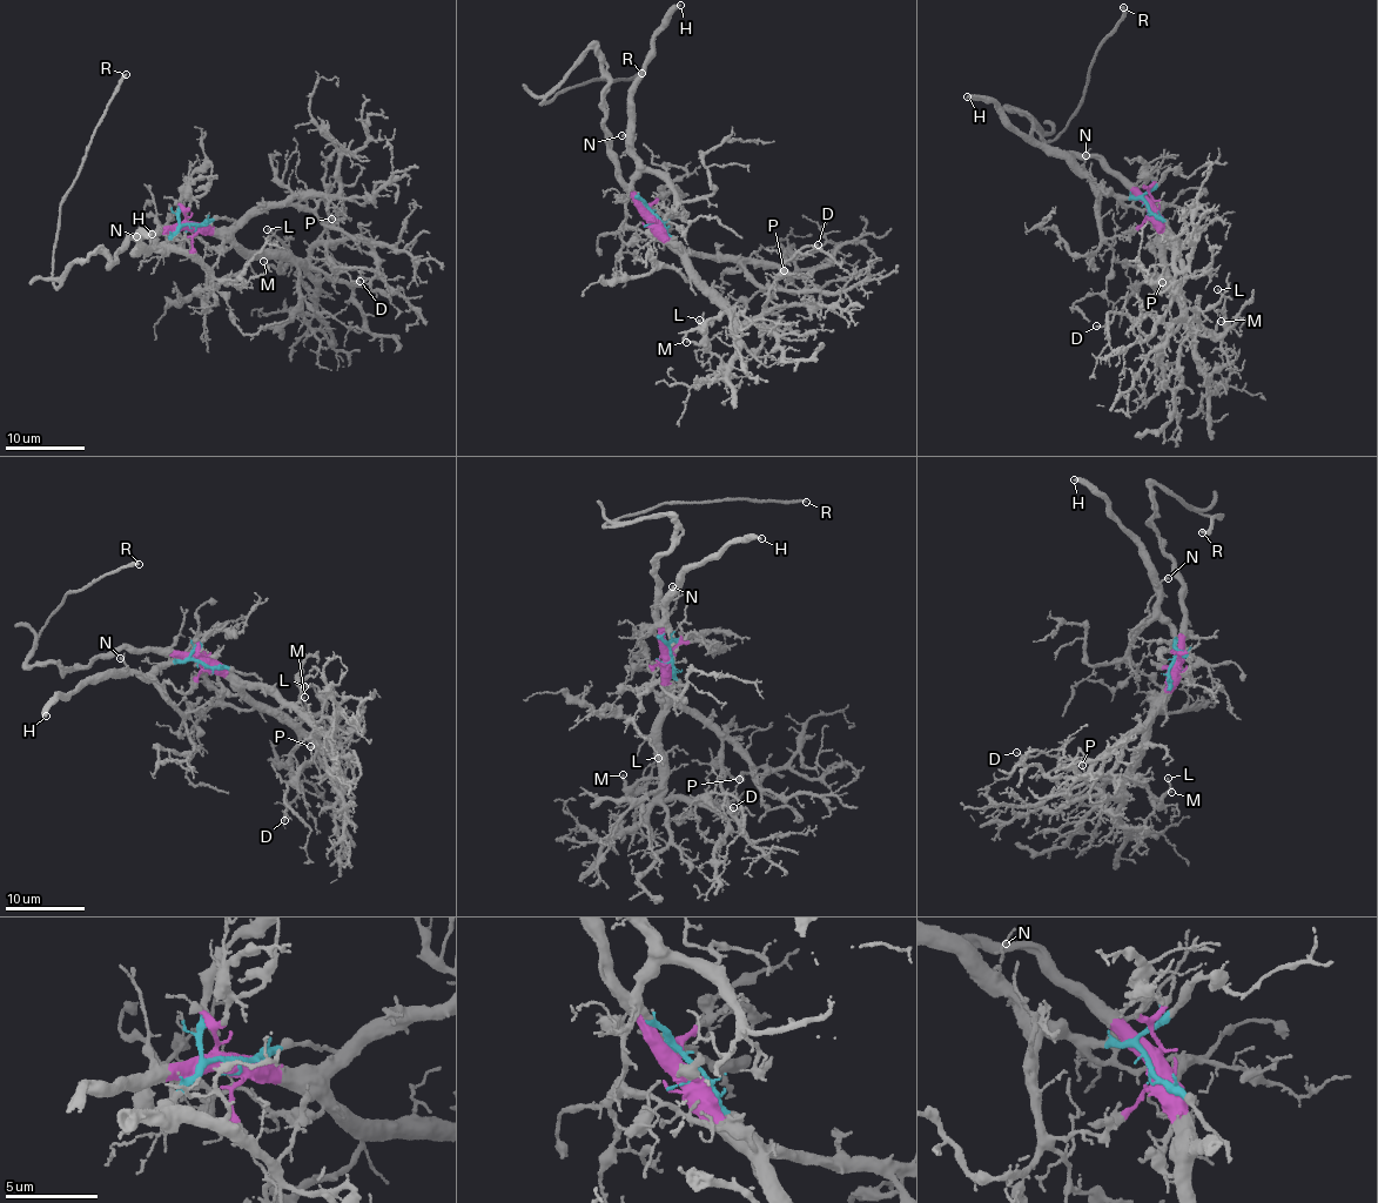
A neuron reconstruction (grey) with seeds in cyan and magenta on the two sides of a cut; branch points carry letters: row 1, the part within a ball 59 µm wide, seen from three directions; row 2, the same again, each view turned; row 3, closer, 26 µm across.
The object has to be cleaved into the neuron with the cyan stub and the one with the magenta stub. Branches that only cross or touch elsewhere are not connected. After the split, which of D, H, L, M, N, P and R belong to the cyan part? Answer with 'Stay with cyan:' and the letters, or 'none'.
Stay with cyan: H, N

